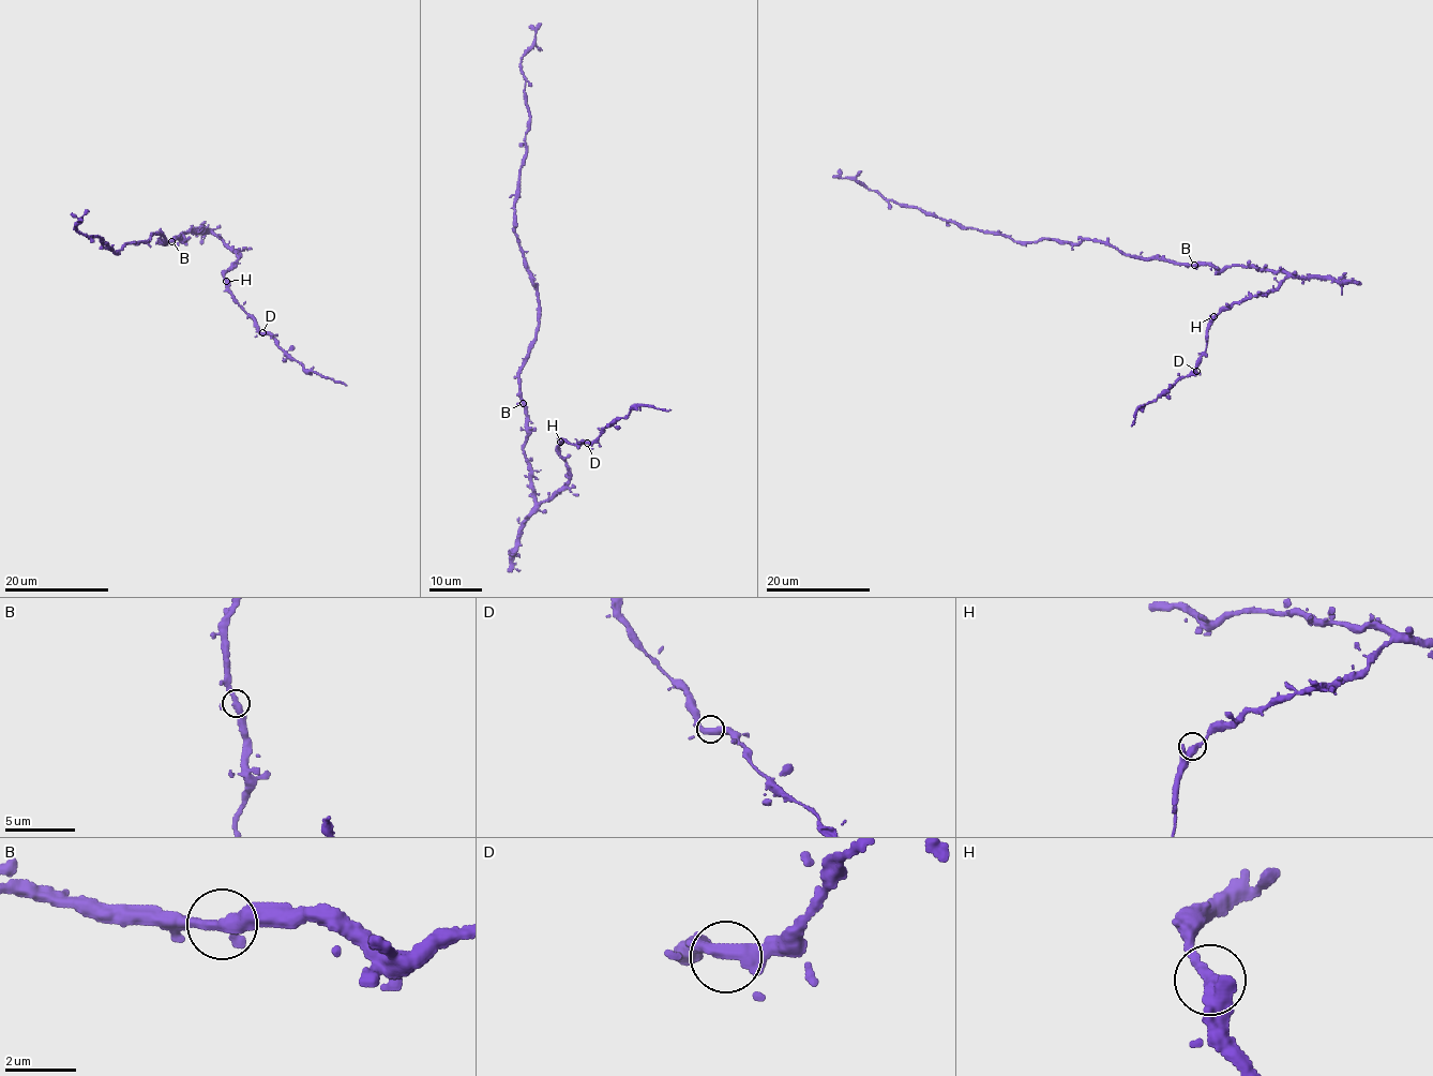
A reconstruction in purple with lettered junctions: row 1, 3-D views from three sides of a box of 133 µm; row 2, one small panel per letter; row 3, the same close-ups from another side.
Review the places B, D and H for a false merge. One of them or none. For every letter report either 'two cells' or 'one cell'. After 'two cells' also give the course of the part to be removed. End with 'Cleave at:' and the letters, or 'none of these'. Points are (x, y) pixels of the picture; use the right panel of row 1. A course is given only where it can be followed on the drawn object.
B: one cell
D: one cell
H: one cell
Cleave at: none of these

